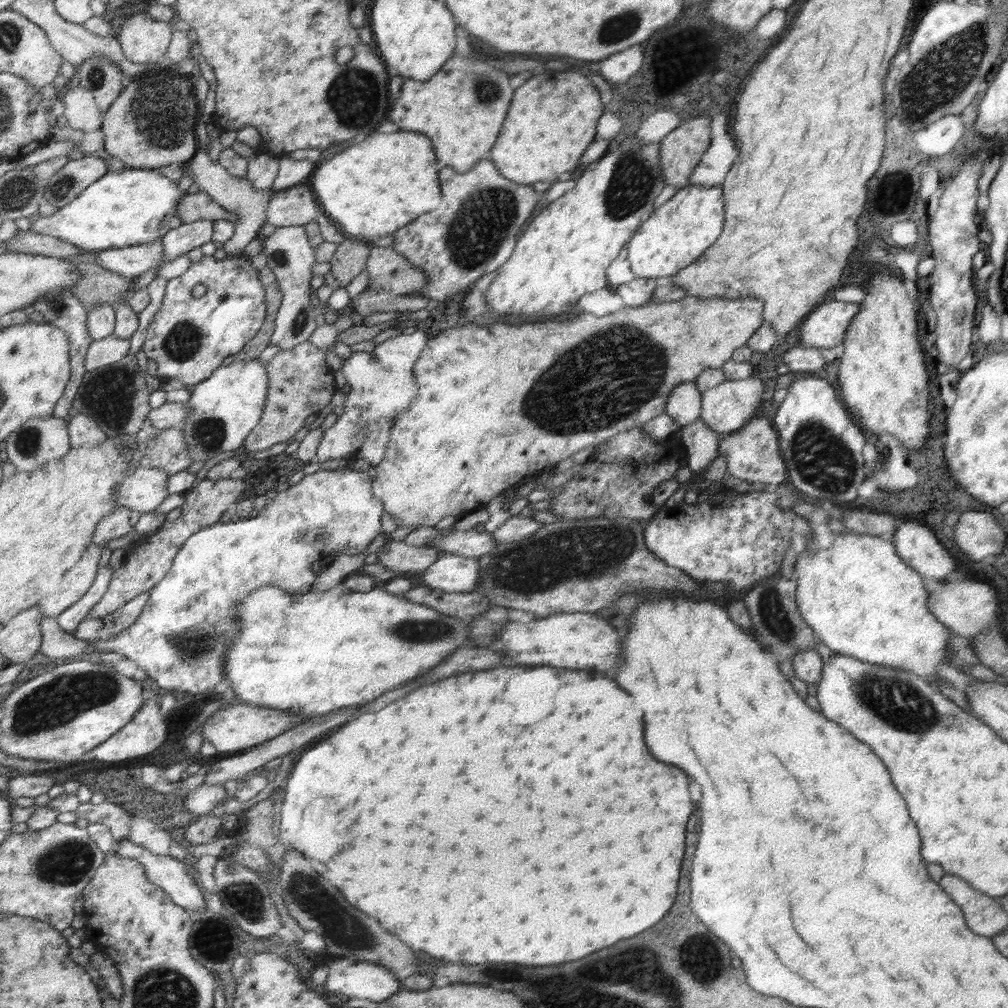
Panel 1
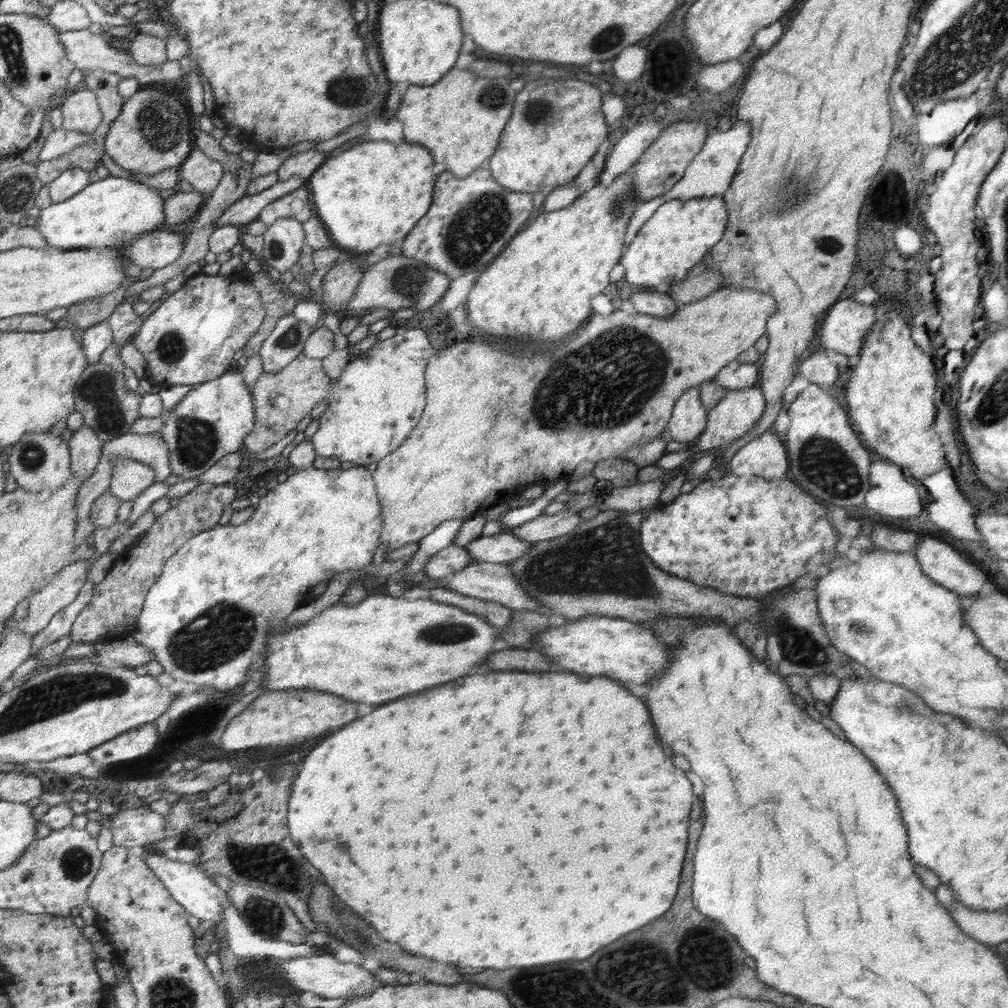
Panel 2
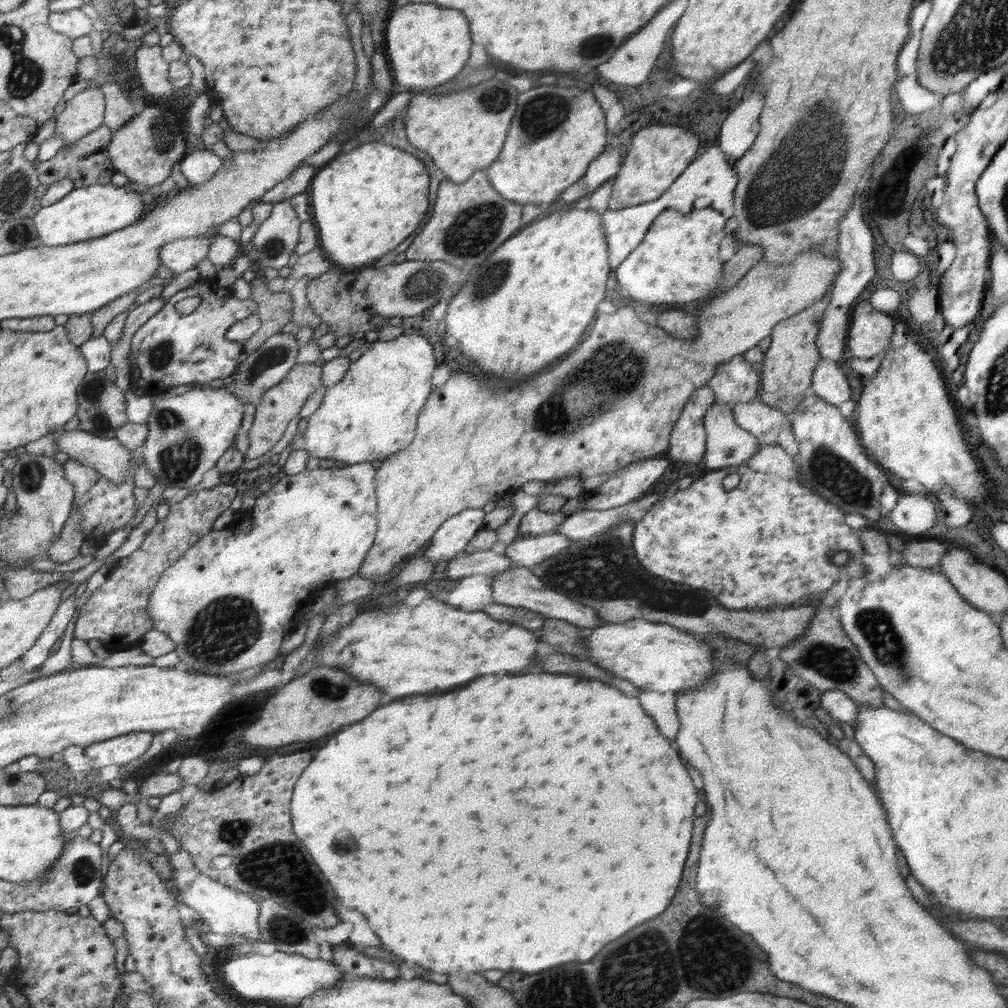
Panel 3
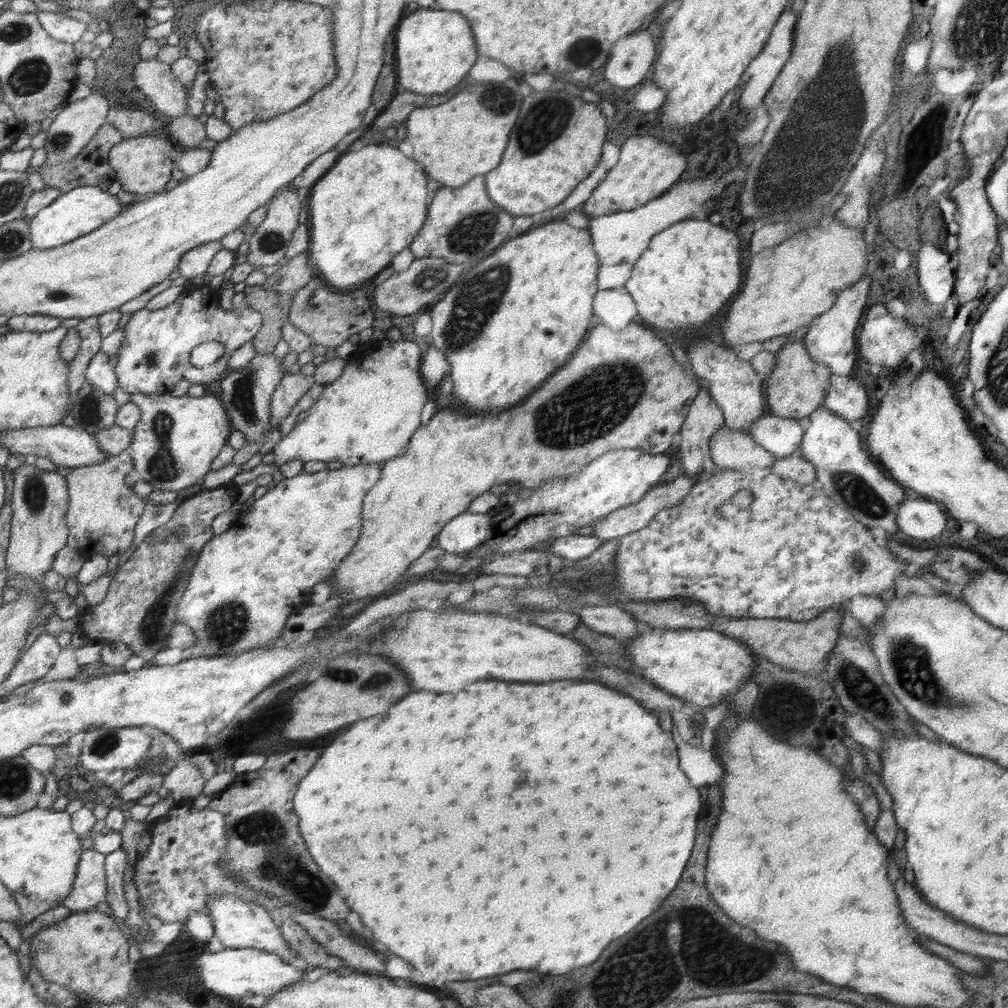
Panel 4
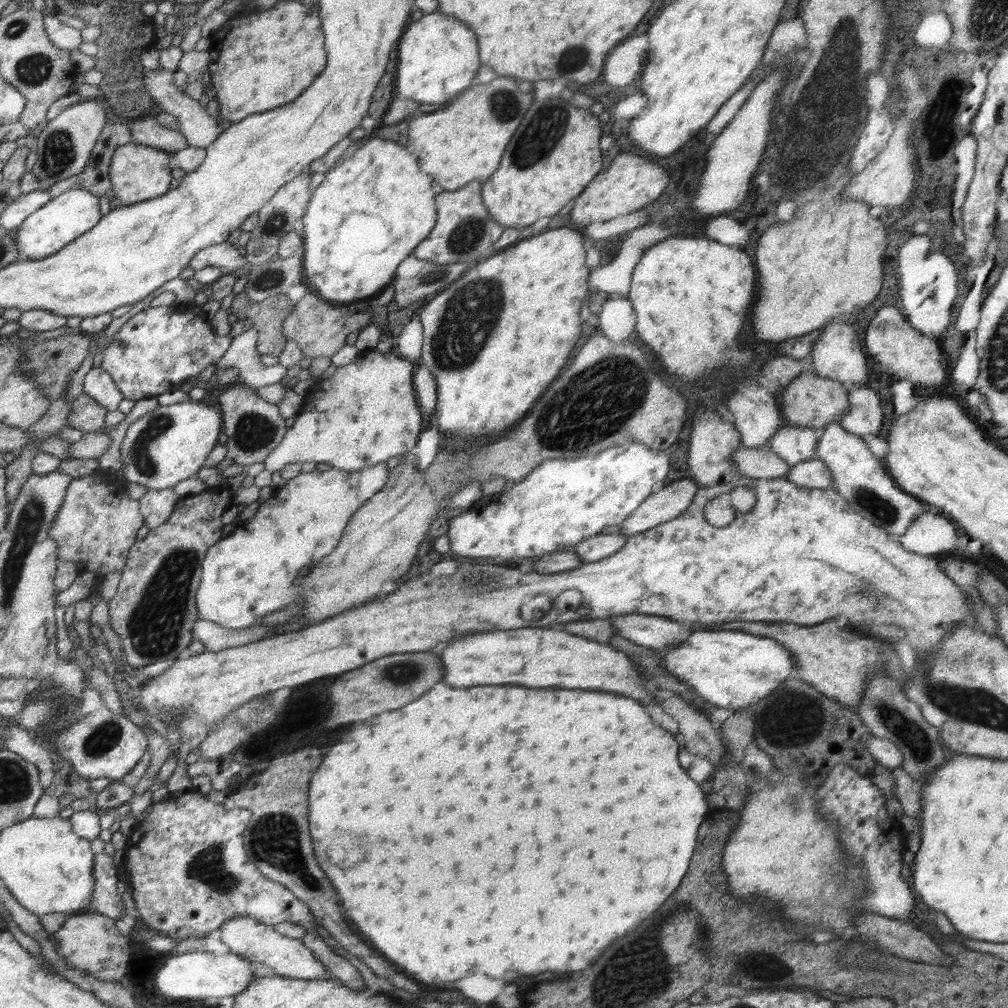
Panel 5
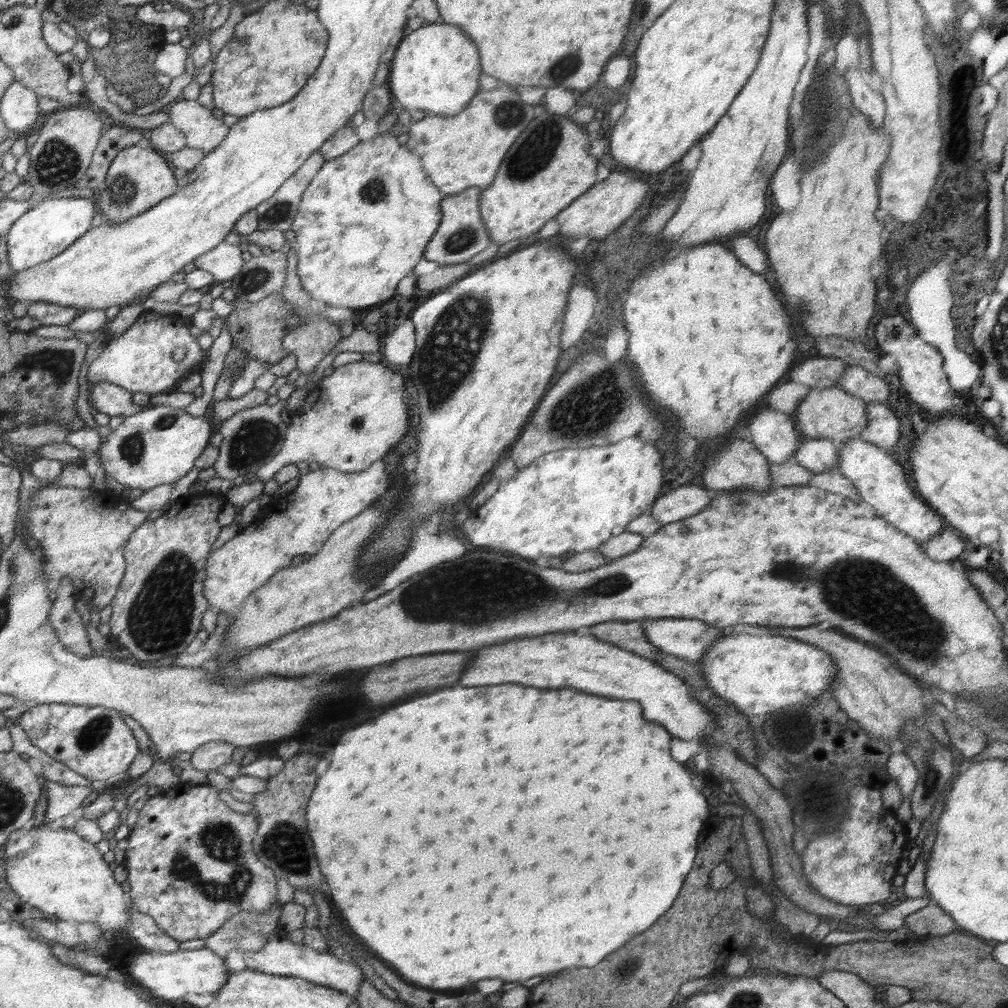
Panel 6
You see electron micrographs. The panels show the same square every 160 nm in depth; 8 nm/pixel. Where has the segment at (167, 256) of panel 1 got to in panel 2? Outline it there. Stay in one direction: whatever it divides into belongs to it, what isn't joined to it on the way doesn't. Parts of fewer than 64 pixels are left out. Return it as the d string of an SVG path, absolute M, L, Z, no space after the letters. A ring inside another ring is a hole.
M291 176L284 182L276 182L270 188L253 195L244 195L240 200L231 204L215 220L215 228L222 228L226 225L237 225L239 227L257 220L259 212L271 202L282 198L285 194L300 188L305 184L306 178Z

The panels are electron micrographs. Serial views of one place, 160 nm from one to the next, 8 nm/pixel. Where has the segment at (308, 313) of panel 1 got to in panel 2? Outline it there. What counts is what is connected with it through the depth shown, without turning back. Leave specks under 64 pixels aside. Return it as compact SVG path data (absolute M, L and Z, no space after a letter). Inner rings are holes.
M280 218L271 224L264 238L262 260L268 267L280 273L290 271L299 263L303 246L306 244L306 231L303 223L296 218ZM293 312L278 320L259 350L258 355L263 362L262 373L278 373L290 365L303 352L303 346L313 329L303 320L294 317Z

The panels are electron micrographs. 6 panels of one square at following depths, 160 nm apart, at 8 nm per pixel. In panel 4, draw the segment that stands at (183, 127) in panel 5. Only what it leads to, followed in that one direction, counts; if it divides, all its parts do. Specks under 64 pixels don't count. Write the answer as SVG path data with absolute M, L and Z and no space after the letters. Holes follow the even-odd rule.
M156 58L135 64L133 79L154 108L171 118L189 114L188 87L172 73L171 65Z

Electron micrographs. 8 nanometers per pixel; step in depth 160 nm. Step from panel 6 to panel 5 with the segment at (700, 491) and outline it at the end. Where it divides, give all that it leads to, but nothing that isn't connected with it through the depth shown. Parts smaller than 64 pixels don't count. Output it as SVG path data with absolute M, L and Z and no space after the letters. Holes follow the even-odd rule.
M691 478L672 482L659 493L651 494L615 531L631 537L678 518L688 508L699 488Z

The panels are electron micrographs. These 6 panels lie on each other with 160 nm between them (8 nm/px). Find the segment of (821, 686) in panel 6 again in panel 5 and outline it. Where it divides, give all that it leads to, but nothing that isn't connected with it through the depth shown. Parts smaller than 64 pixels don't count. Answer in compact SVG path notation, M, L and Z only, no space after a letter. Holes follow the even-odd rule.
M740 630L694 631L688 638L677 645L670 646L670 650L663 654L661 664L680 682L687 684L697 696L710 702L714 707L739 708L752 707L773 693L794 676L795 662L791 652L784 648L774 638L742 632Z

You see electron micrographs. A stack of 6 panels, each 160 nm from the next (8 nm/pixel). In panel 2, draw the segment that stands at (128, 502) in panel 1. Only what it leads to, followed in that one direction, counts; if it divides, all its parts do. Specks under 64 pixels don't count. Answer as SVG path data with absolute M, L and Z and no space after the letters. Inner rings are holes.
M110 459L112 477L110 477L109 494L124 501L134 502L155 483L155 471L146 463L128 459Z

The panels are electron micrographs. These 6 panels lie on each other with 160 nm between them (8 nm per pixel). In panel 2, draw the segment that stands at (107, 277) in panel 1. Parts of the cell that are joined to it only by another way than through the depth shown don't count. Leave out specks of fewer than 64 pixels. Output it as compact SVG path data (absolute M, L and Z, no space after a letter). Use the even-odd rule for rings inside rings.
M143 268L138 278L128 277L118 289L103 294L102 297L94 297L91 300L70 305L67 307L64 318L83 330L97 322L106 321L114 309L125 300L126 291L139 280L146 280L154 271L153 268Z

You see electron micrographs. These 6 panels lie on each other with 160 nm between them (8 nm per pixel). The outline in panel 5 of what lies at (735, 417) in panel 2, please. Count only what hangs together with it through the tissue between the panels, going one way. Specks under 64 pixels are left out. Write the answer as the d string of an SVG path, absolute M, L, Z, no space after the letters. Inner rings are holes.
M786 423L777 428L767 446L772 453L792 466L815 458L820 435L821 430Z

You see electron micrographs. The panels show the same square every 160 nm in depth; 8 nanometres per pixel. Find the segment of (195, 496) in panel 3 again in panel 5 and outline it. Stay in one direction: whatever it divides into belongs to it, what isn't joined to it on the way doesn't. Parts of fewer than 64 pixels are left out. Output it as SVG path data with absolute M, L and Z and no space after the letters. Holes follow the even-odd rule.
M221 487L180 498L168 521L150 529L143 540L131 546L131 554L120 572L117 592L109 600L111 629L121 638L127 664L138 668L162 659L174 660L192 642L192 627L199 617L195 596L199 590L202 561L207 550L222 538L220 518L228 508L230 498L232 492Z

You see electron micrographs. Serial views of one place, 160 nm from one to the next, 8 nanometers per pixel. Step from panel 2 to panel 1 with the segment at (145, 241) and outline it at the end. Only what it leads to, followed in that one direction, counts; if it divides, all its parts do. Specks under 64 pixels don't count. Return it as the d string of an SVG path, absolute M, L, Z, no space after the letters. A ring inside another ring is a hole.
M159 238L150 244L97 251L95 256L97 266L122 276L136 277L149 268L160 267L164 253L161 238Z

